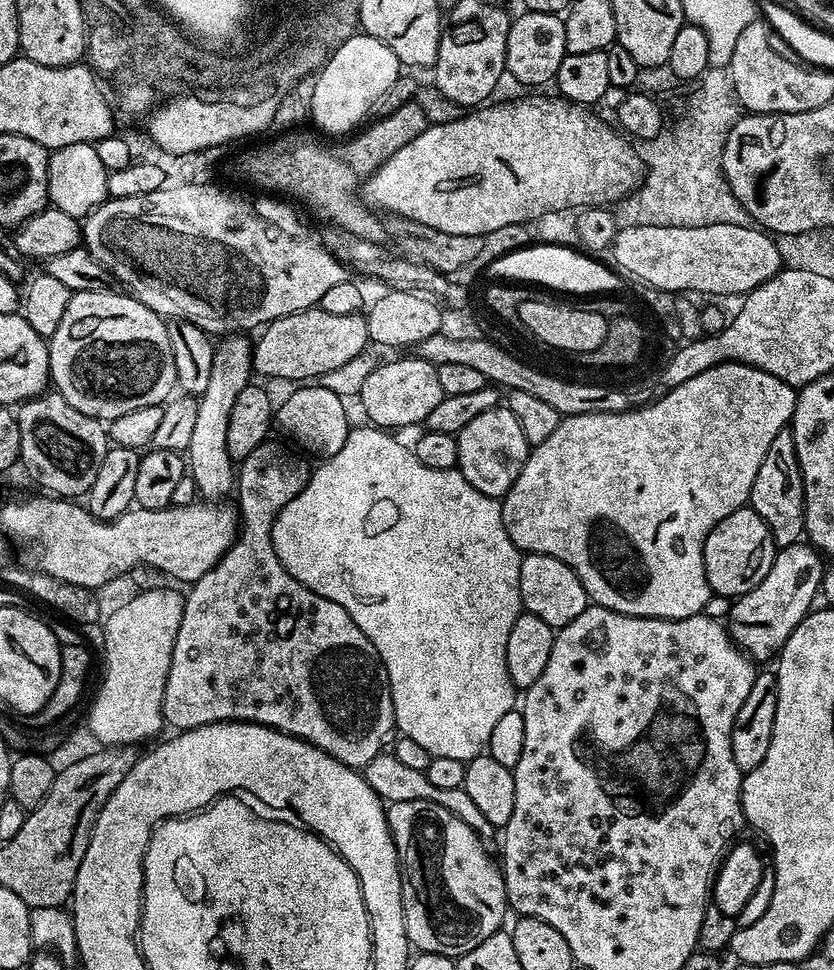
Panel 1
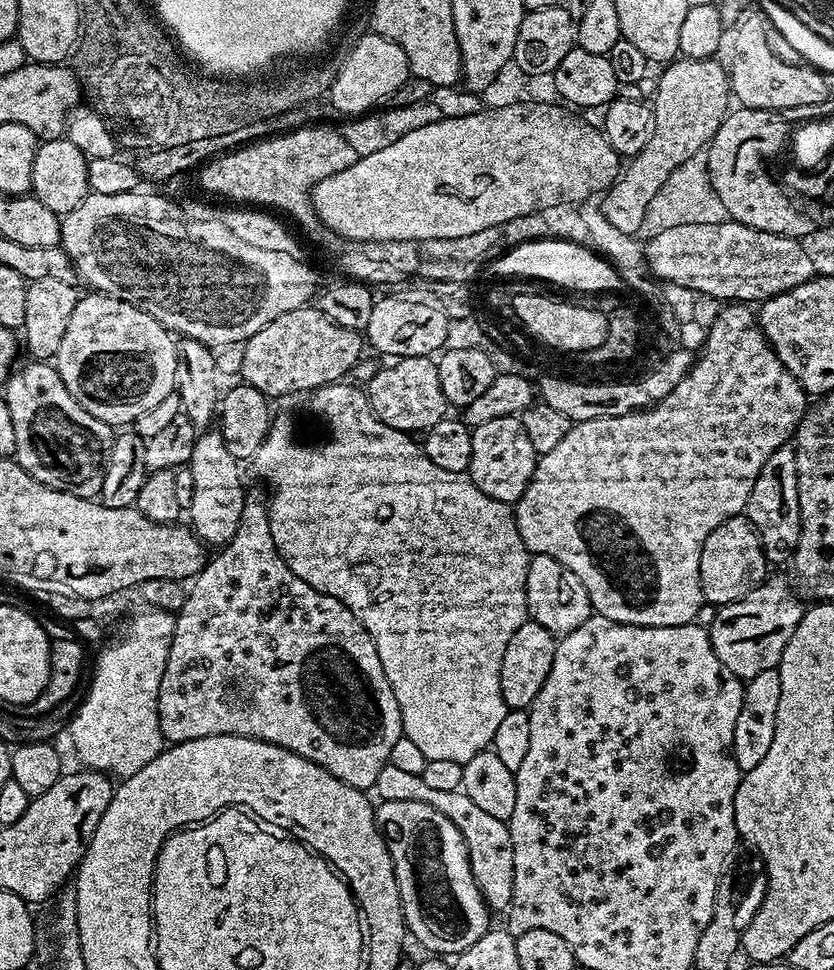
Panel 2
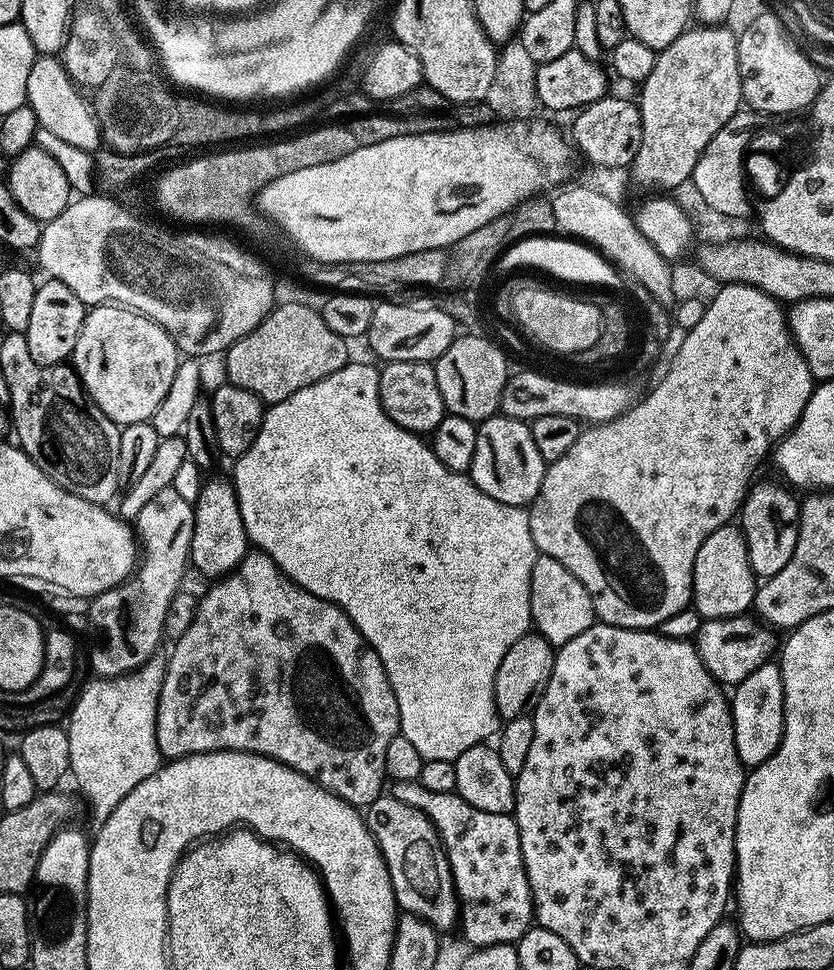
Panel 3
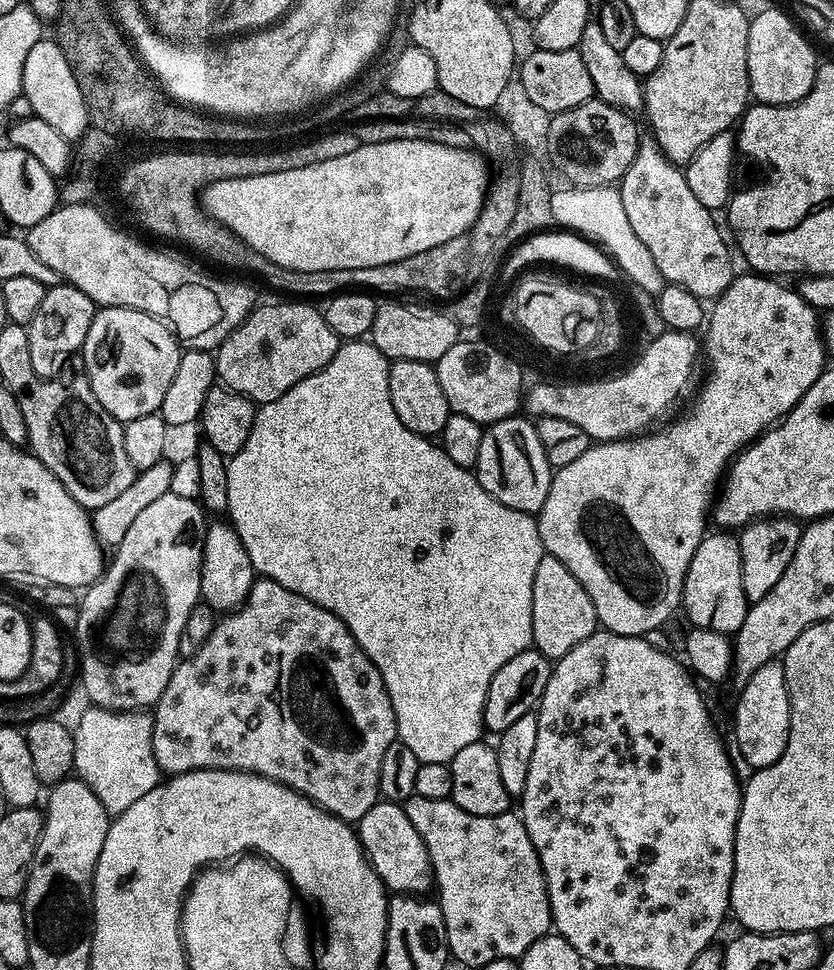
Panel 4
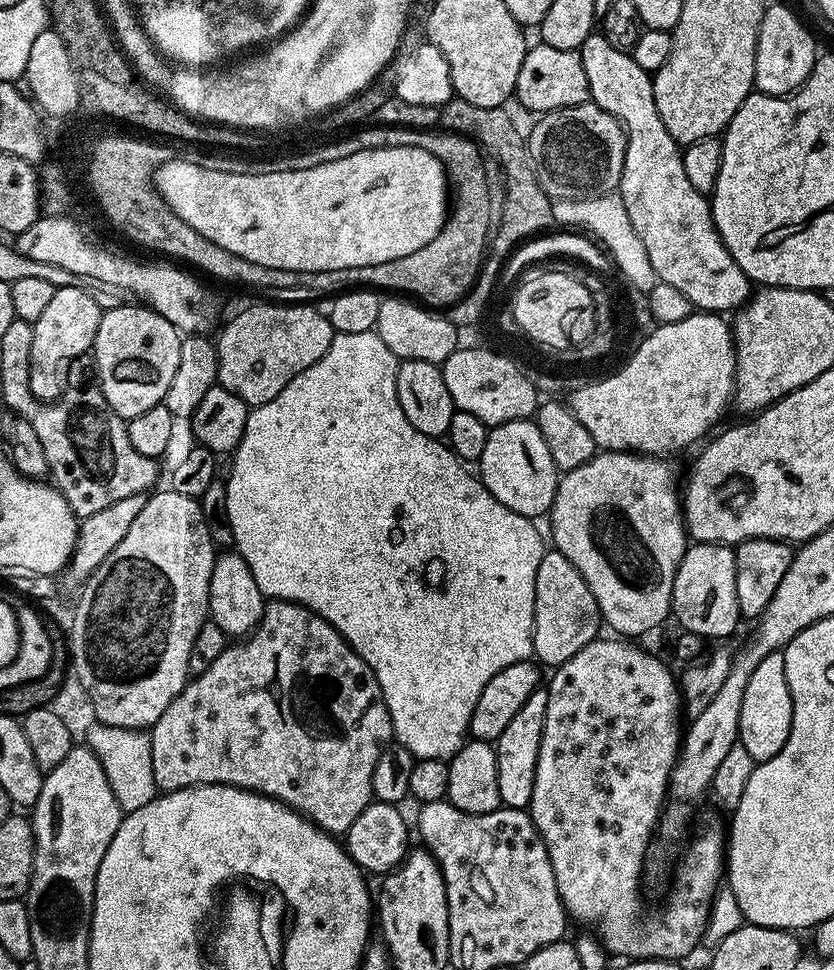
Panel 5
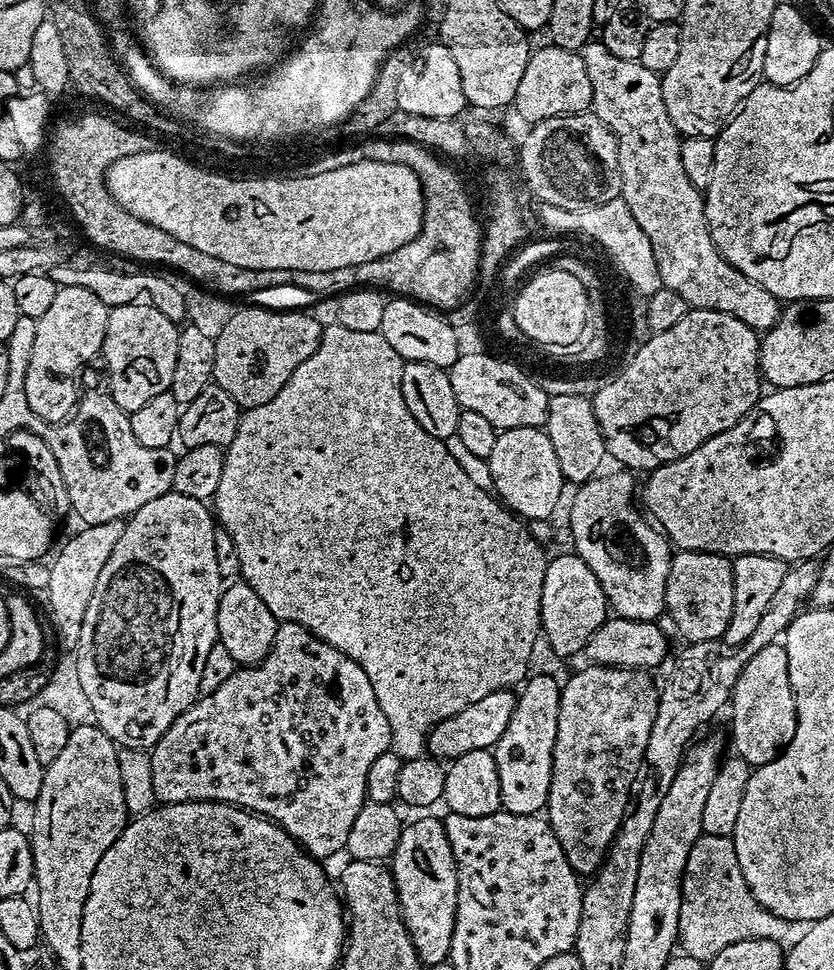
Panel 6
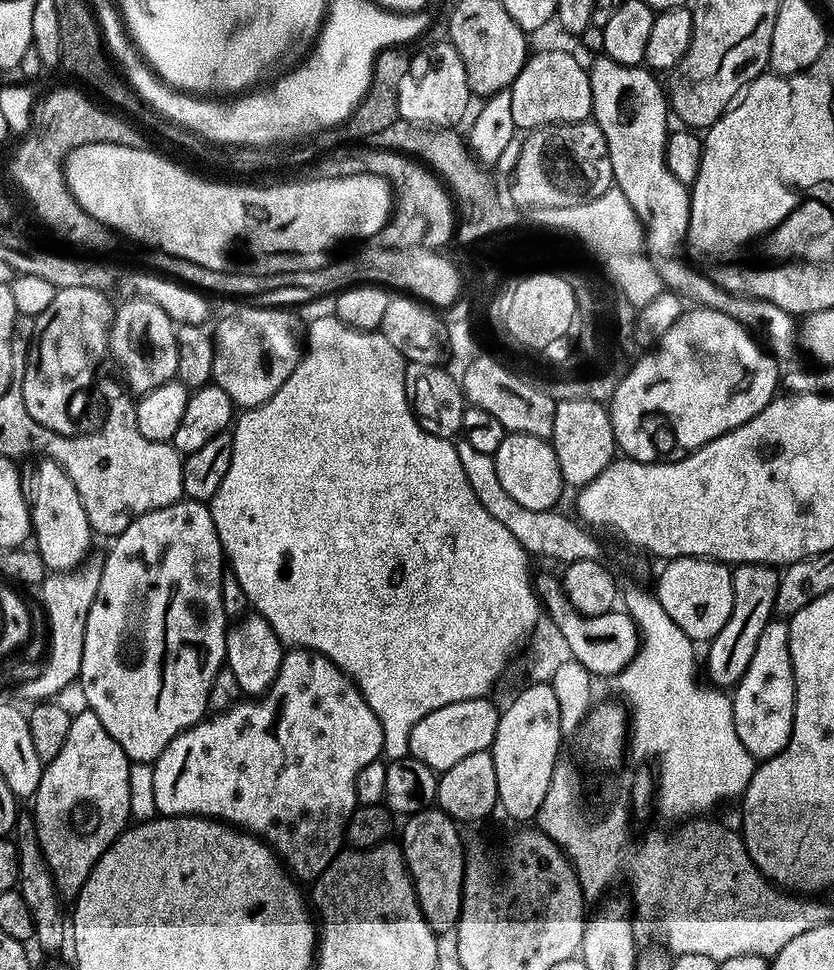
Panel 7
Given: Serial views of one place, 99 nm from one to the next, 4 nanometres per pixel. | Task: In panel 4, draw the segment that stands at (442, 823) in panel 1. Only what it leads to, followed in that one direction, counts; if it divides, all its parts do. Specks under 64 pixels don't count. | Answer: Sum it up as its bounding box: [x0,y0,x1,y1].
[358,802,433,894]

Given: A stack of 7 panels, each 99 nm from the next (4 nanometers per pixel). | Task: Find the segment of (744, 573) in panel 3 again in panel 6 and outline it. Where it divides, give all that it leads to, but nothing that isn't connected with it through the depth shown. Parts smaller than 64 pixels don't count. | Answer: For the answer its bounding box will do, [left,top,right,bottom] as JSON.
[664,551,734,642]

